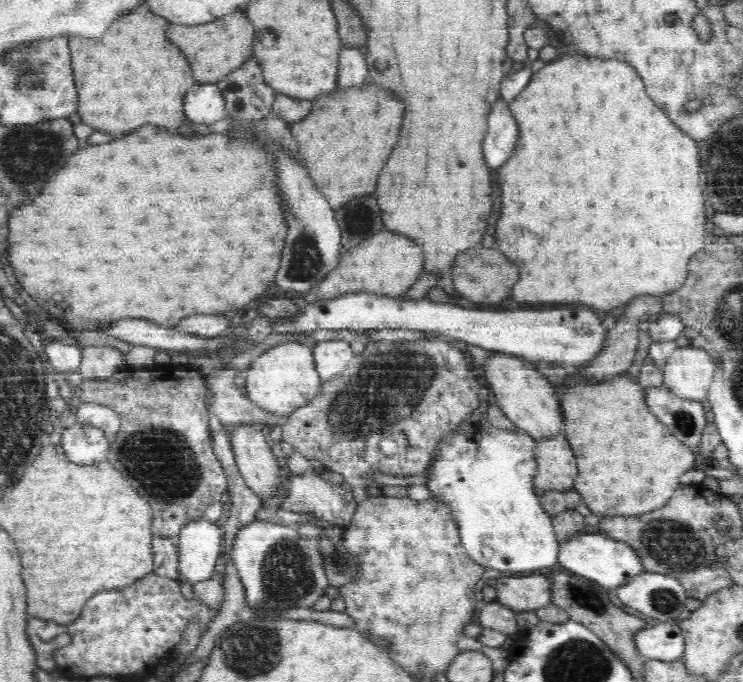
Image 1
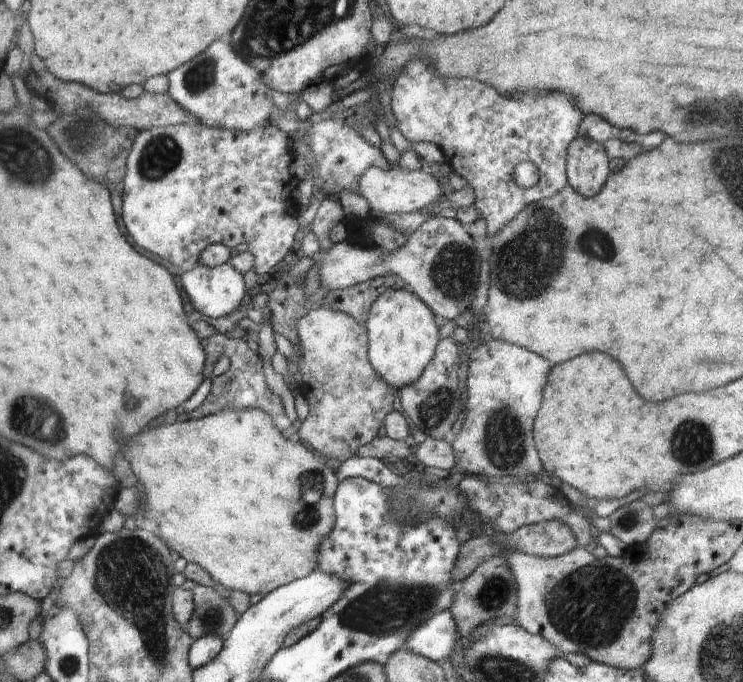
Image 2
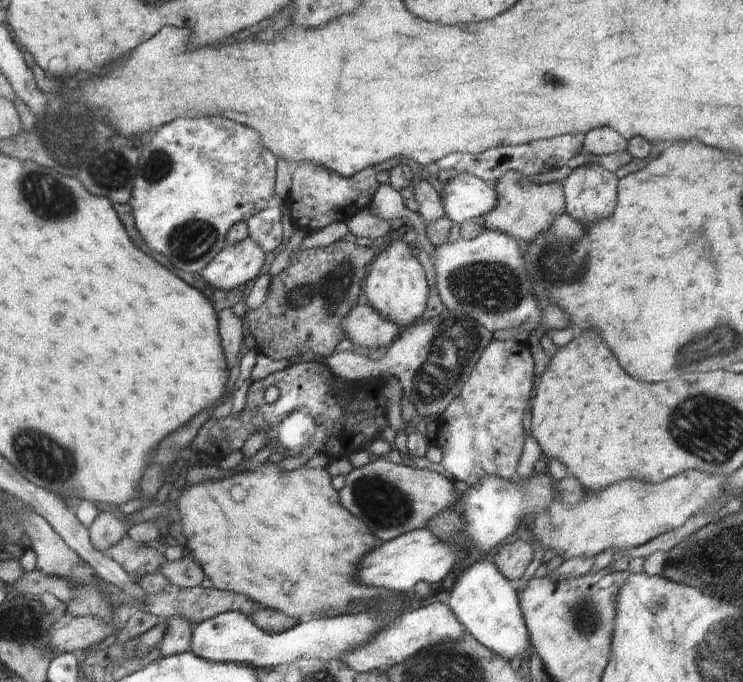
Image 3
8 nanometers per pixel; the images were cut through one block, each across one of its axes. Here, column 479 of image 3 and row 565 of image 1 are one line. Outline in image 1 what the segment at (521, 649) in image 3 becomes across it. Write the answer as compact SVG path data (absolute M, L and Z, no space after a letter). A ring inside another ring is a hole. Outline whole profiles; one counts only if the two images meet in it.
M596 529L580 532L575 537L567 537L561 541L558 563L567 571L584 576L612 590L645 572L644 565L632 547Z

